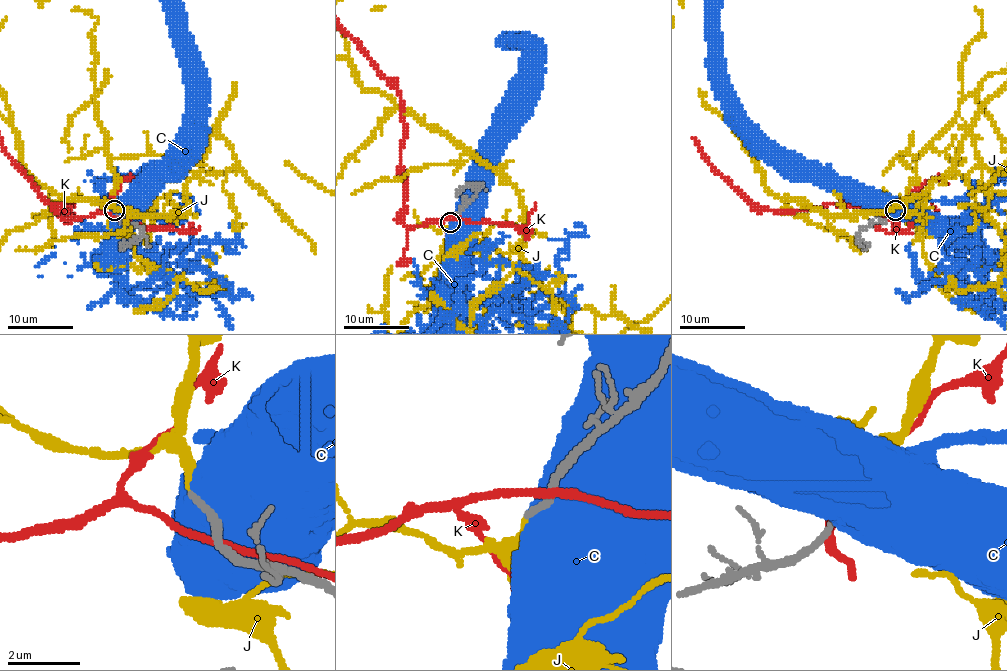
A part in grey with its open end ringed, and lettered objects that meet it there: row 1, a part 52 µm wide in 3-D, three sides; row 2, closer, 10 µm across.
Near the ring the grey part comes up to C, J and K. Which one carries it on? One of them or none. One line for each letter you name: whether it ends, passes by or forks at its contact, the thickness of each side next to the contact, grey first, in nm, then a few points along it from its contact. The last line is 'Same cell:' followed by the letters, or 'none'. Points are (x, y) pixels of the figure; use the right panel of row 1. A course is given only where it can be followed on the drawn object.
J: it ends there; 200 nm thick on the grey side, 240 nm on the other
Same cell: J

